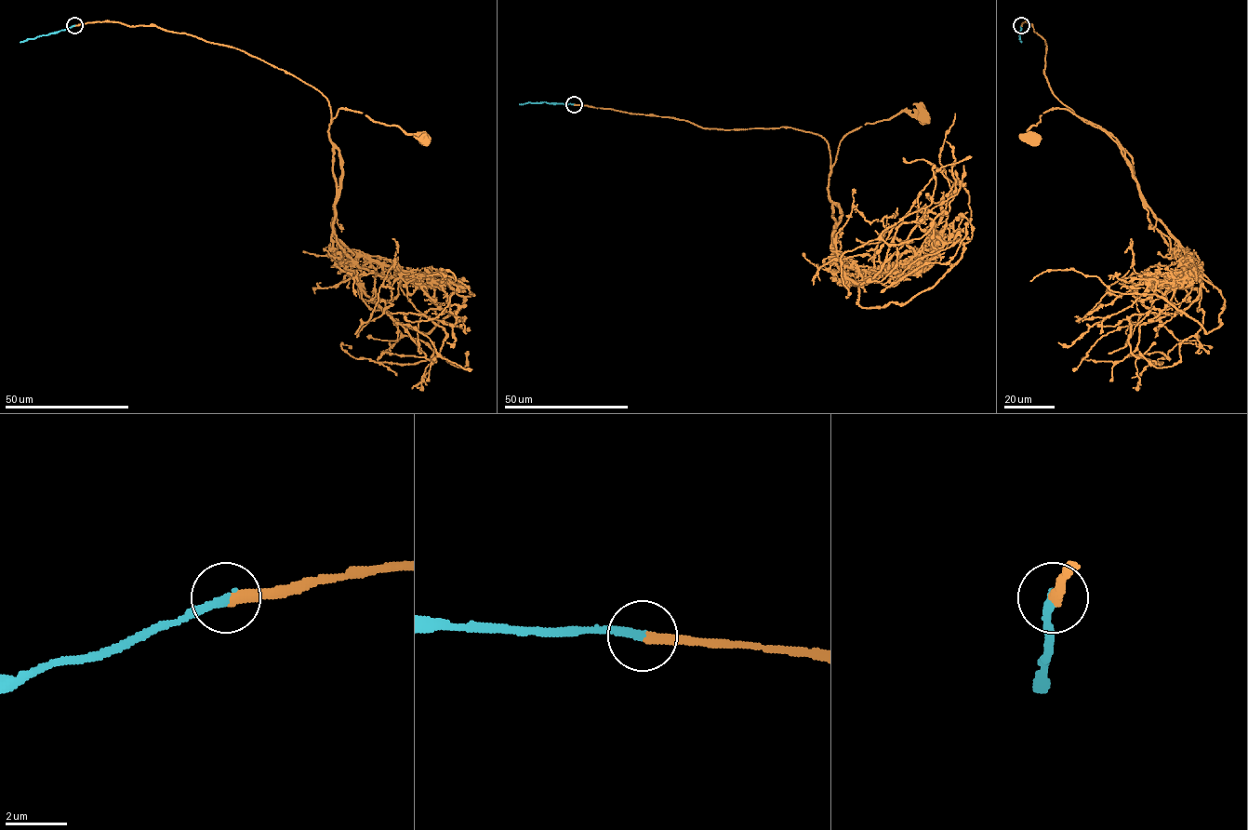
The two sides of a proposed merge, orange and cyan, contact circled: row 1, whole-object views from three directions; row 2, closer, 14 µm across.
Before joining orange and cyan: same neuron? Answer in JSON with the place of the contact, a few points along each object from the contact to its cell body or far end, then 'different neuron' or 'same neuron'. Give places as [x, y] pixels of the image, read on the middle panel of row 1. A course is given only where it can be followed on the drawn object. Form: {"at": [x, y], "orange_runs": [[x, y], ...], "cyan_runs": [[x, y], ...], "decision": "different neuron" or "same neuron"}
{"at": [574, 104], "orange_runs": [[574, 104], [703, 127], [789, 127], [817, 134], [829, 151], [829, 175], [847, 134], [902, 112], [922, 119]], "cyan_runs": [[574, 104], [544, 101], [519, 104]], "decision": "same neuron"}

